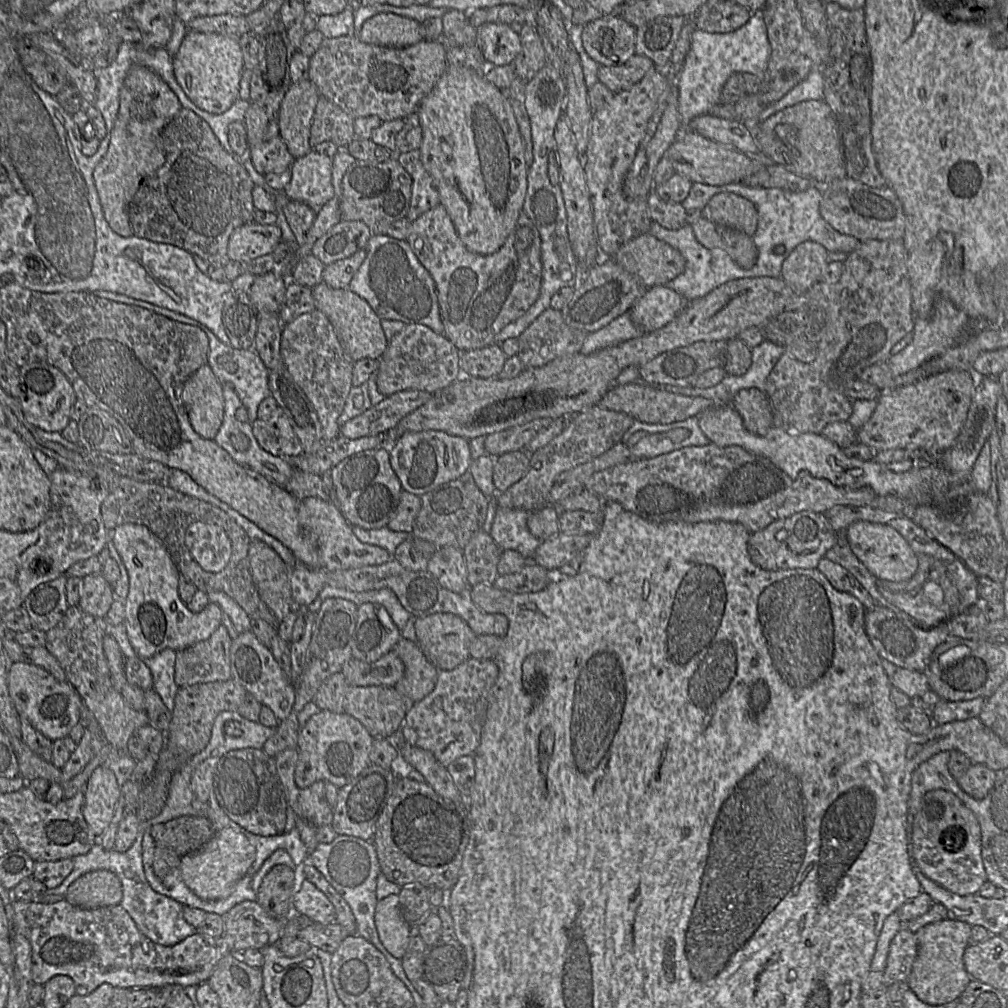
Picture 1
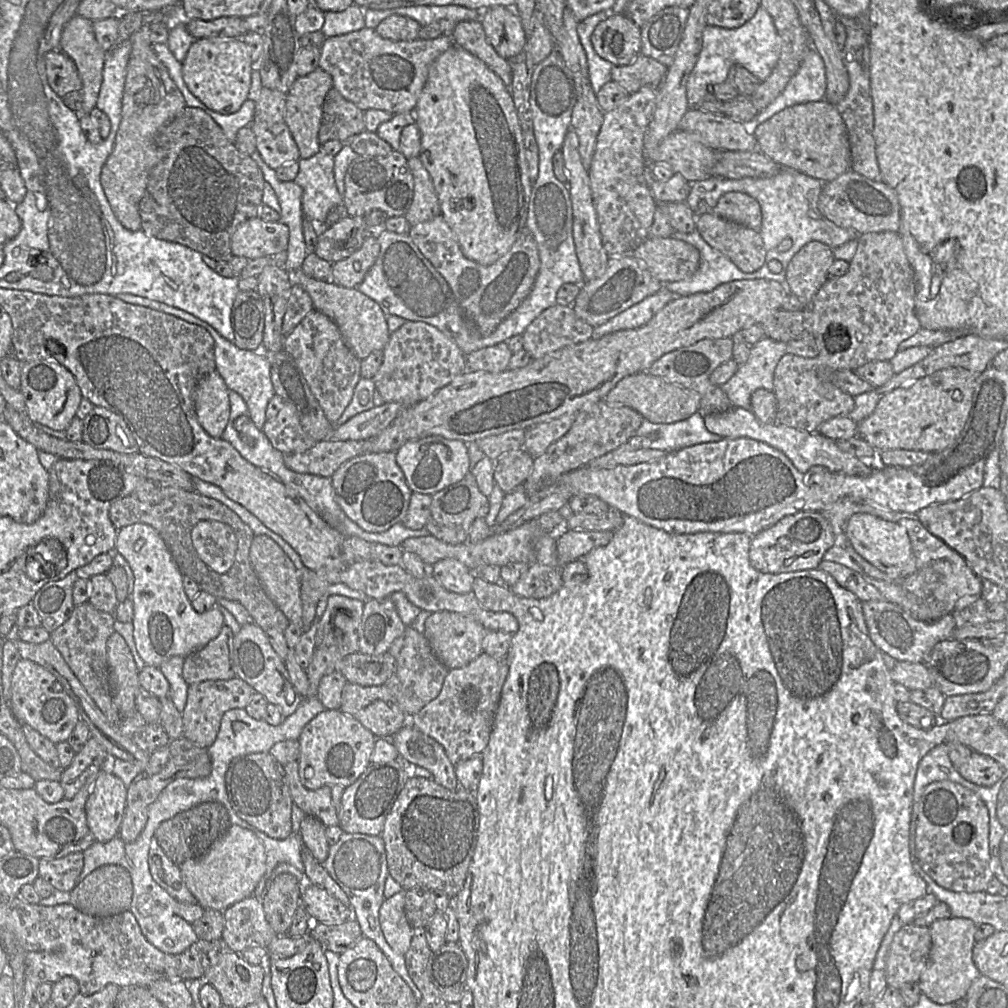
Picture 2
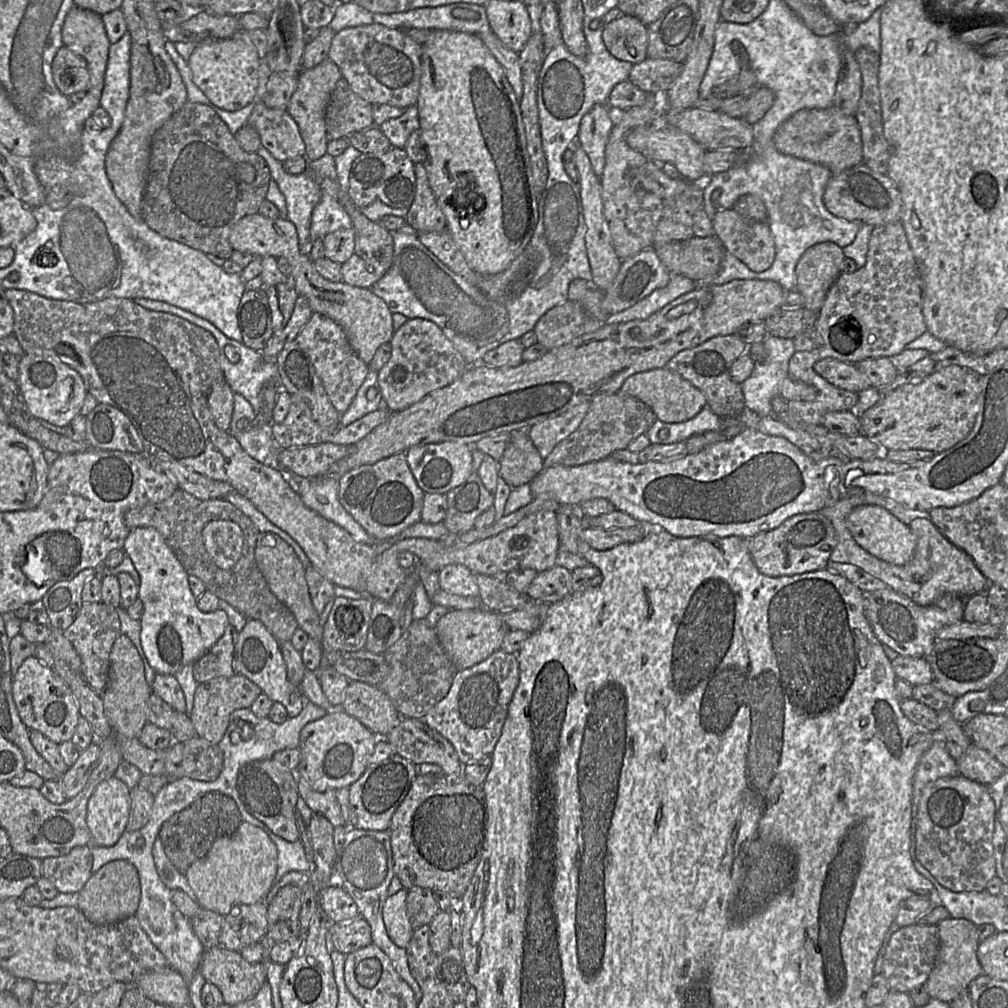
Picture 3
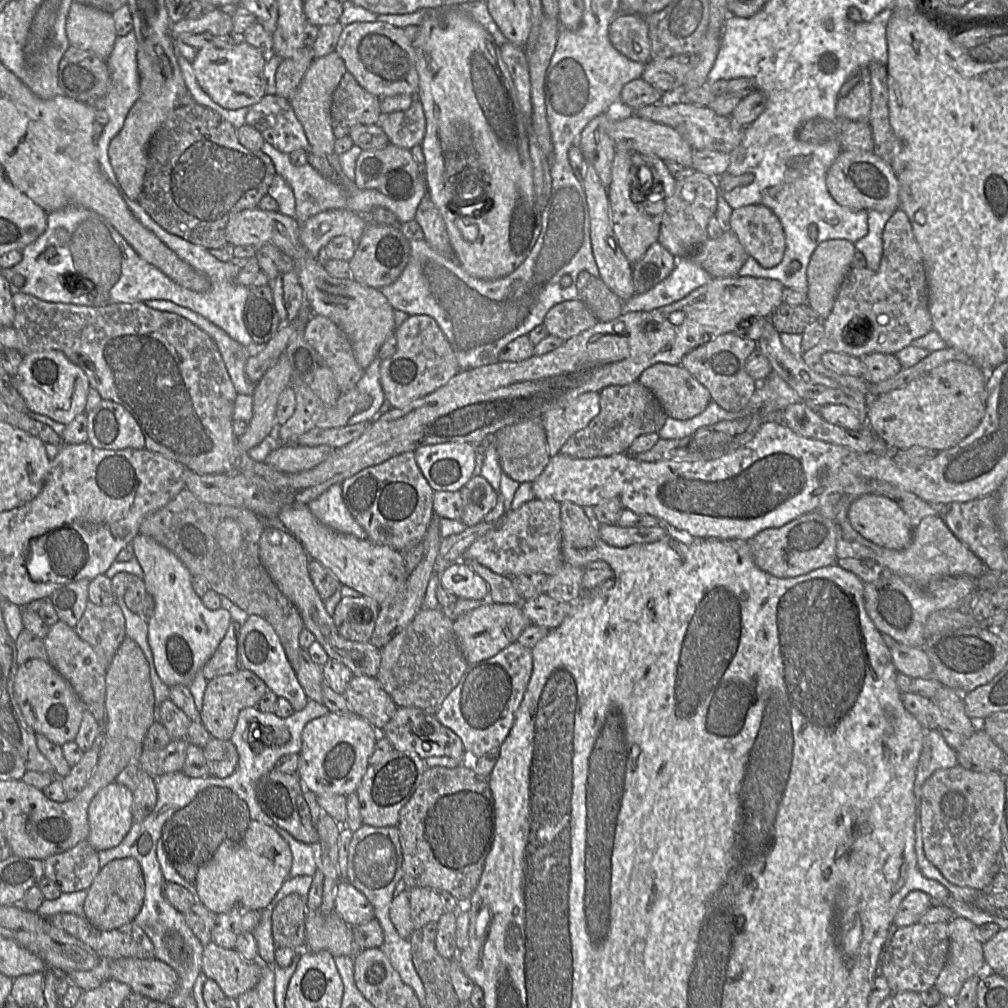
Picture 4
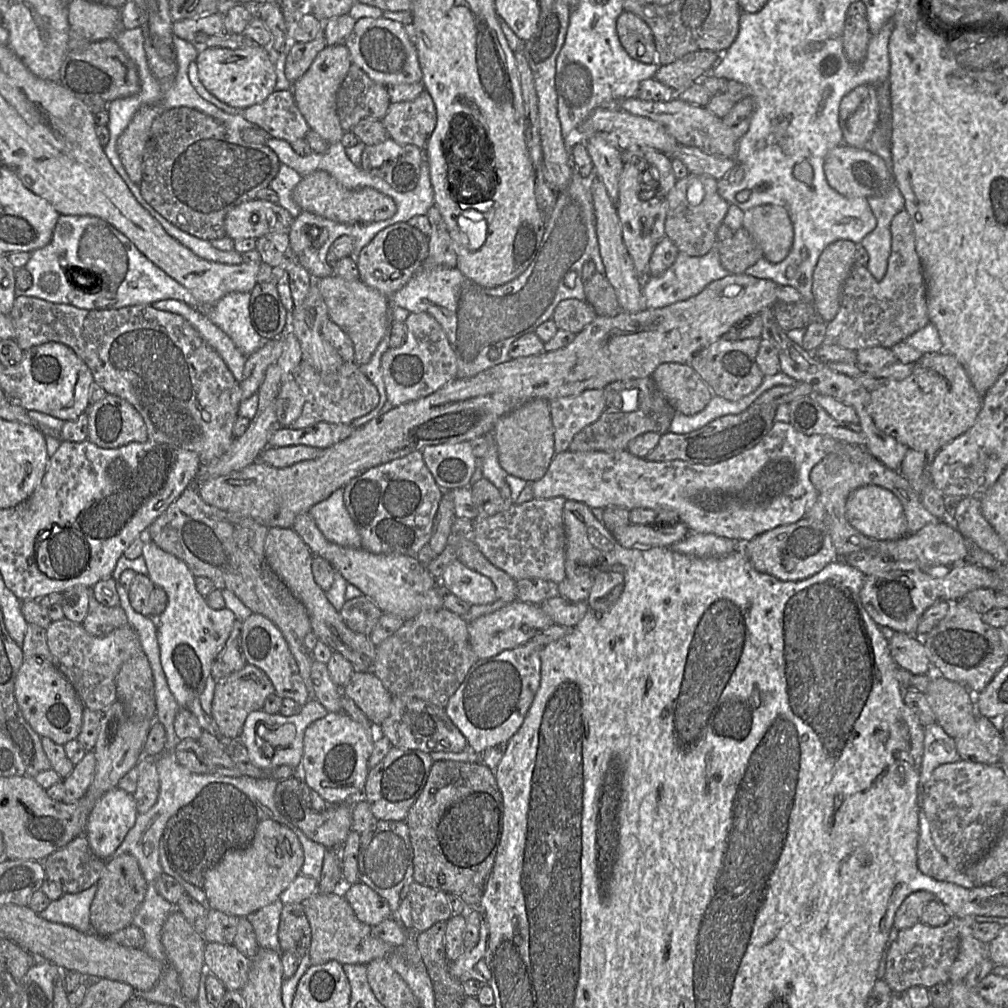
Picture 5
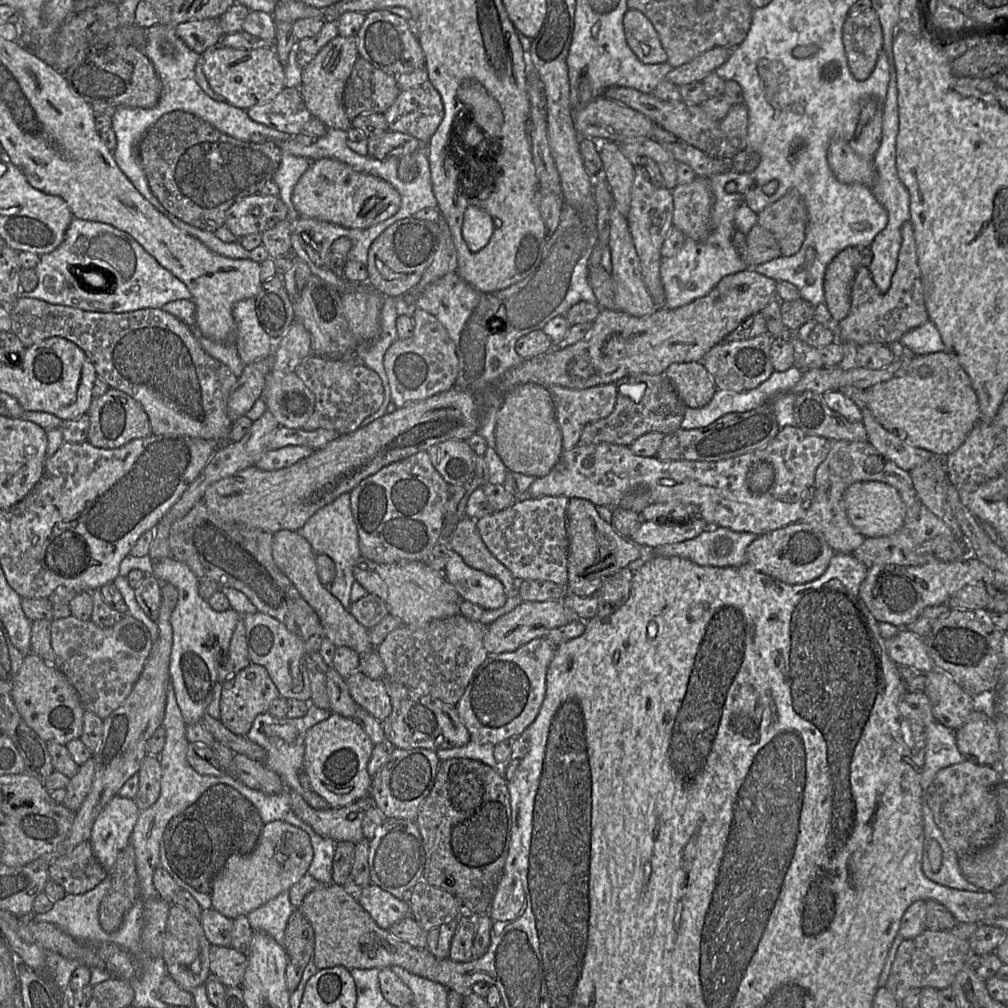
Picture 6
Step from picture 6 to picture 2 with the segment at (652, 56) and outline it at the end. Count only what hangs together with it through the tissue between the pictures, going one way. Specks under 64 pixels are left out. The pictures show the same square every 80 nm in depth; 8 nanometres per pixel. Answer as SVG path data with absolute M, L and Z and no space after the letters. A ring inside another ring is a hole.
M616 14L601 21L593 30L591 42L596 53L614 66L632 63L641 51L641 27Z

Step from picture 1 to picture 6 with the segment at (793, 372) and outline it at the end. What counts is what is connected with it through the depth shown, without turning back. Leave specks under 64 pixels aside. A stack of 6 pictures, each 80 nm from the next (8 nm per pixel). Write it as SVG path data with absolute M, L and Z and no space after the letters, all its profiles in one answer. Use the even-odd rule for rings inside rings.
M908 220L901 227L897 266L887 292L879 291L868 267L862 265L858 267L851 289L851 307L848 315L839 321L837 341L853 342L857 346L867 343L888 345L899 341L906 332L923 325L928 319L914 228L912 222Z

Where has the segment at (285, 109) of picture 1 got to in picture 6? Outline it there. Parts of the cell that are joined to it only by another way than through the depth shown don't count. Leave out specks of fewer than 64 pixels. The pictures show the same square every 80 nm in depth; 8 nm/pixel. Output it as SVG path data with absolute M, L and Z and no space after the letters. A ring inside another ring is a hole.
M337 36L324 46L302 70L300 93L313 118L320 120L328 129L348 131L351 121L343 105L343 92L353 66L359 58L356 36Z

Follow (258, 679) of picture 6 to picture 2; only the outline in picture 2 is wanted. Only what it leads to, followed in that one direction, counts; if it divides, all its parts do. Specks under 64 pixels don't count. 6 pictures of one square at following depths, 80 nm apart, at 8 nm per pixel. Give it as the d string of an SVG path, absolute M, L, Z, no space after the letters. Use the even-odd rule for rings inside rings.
M239 677L229 680L209 680L192 684L188 688L187 702L182 714L183 737L198 747L210 747L219 732L221 719L231 709L245 708L255 689Z

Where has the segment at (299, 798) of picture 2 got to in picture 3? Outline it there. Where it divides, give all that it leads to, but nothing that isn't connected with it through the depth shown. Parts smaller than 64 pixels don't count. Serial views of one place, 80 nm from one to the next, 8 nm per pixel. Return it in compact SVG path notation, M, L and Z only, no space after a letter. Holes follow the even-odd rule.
M298 777L298 792L300 798L315 814L326 817L334 827L345 826L336 797L336 790L314 791L304 780Z

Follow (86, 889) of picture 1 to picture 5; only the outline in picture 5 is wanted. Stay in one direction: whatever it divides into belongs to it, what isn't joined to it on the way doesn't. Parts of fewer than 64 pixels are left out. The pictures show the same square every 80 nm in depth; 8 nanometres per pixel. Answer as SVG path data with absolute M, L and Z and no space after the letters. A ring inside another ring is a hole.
M125 853L109 860L96 885L97 890L90 905L90 923L95 933L108 937L132 925L146 893L146 881L136 858Z

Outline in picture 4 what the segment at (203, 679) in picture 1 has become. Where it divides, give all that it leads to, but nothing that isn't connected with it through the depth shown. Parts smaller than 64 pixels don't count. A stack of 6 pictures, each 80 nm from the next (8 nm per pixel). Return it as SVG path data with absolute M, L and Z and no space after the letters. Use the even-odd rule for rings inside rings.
M232 620L217 649L201 668L200 672L208 681L242 669L238 657L238 637L241 627L240 623Z

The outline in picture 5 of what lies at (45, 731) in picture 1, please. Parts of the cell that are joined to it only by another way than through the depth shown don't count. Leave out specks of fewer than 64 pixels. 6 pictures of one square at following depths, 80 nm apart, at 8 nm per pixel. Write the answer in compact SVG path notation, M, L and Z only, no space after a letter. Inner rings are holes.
M39 656L24 658L16 676L14 696L25 720L39 736L60 745L77 738L85 707L70 681L53 663Z

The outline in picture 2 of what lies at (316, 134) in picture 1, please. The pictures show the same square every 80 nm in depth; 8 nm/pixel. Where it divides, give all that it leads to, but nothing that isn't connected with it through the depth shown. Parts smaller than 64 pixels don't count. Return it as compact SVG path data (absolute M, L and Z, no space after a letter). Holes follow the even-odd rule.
M331 88L325 96L318 132L321 144L330 140L346 143L351 137L365 131L364 111Z

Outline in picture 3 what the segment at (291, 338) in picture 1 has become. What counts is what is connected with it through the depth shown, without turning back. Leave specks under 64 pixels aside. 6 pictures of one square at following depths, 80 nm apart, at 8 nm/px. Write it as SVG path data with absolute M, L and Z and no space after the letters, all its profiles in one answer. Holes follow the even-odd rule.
M313 313L295 341L308 353L333 407L343 414L363 383L368 366L352 349L343 328L331 318Z

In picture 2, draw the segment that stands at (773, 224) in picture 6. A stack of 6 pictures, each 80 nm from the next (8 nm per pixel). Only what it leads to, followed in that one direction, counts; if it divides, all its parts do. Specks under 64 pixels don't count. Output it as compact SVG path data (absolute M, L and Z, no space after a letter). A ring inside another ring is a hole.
M711 212L696 219L696 231L710 247L728 257L743 272L755 272L765 262L766 250L759 231Z

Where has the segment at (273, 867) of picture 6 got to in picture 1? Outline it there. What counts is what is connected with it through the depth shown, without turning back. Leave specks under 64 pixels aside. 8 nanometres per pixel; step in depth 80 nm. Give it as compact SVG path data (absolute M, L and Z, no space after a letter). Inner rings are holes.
M224 828L217 831L200 850L181 857L180 870L185 884L198 897L216 900L228 896L236 883L247 875L255 856L255 847L242 833Z

